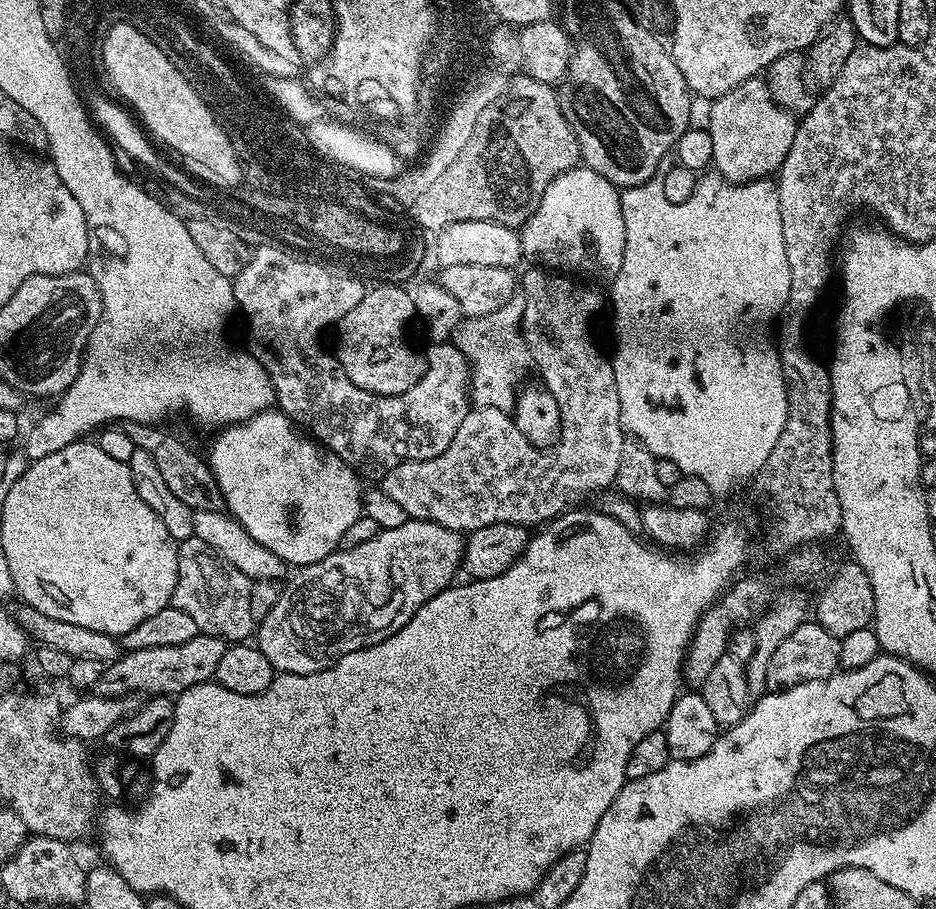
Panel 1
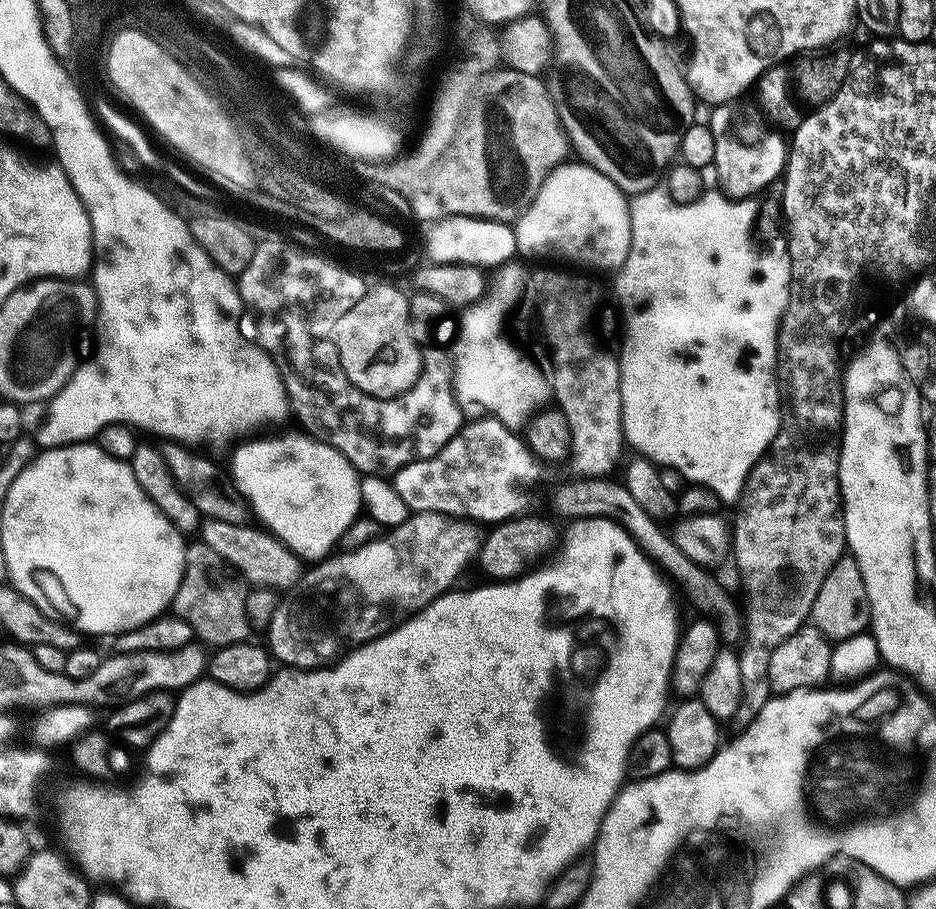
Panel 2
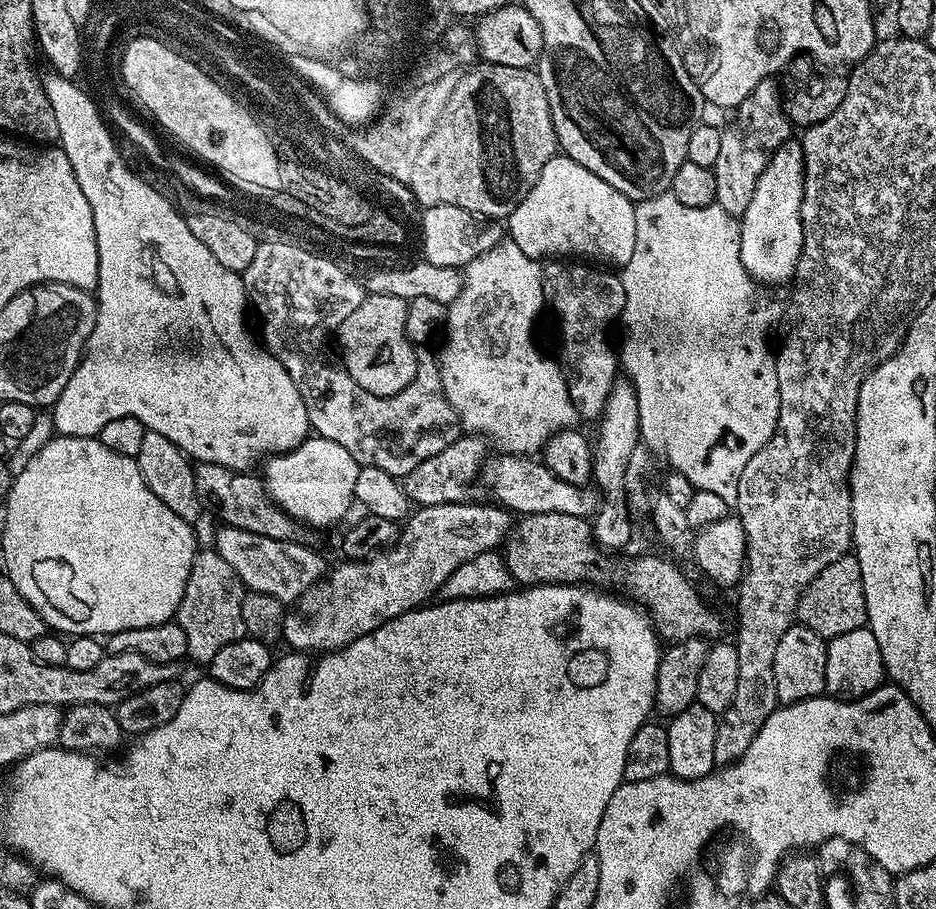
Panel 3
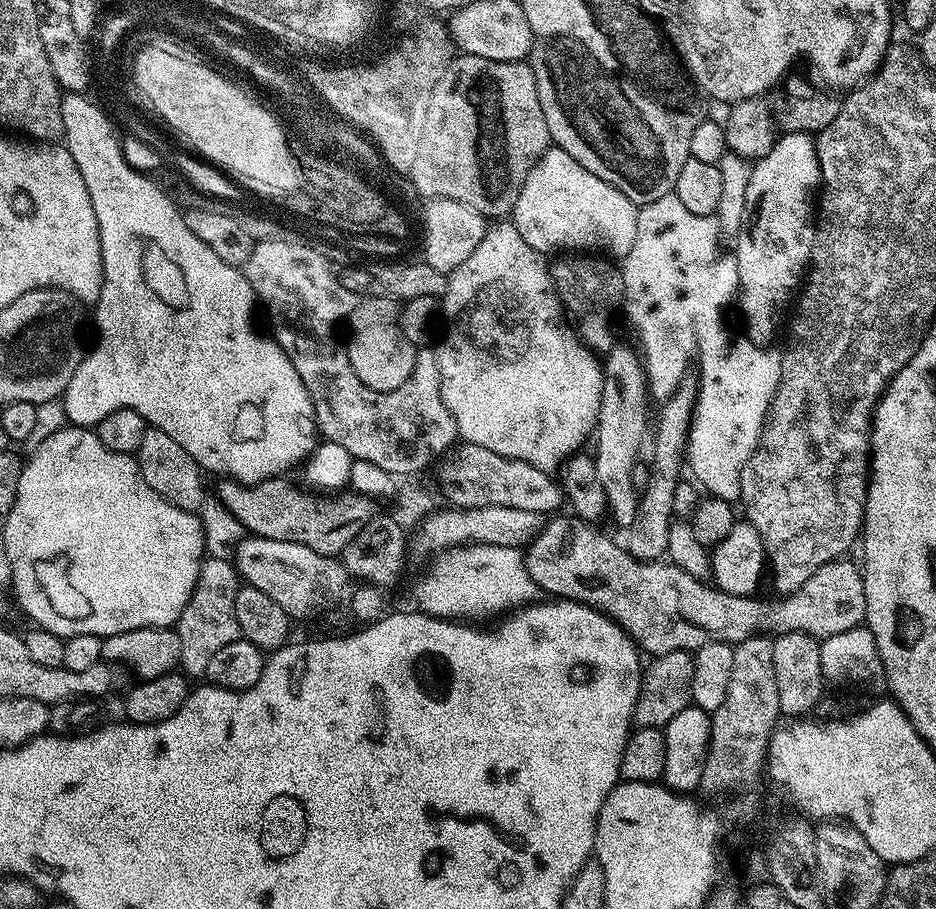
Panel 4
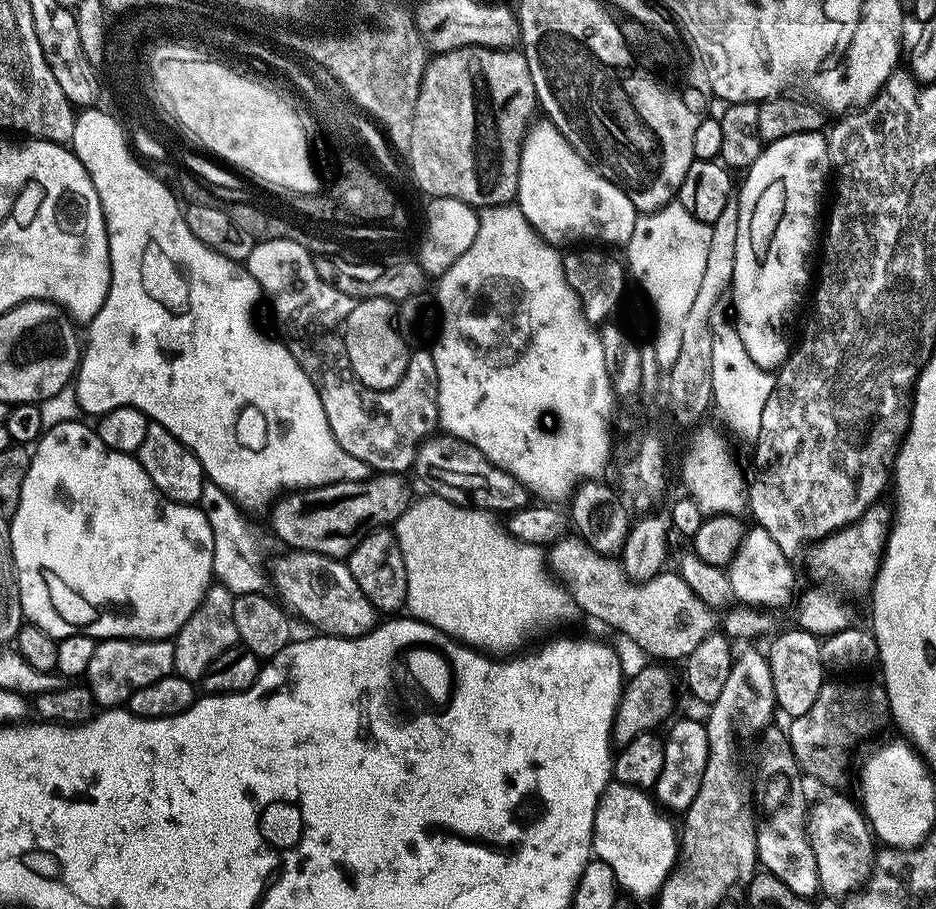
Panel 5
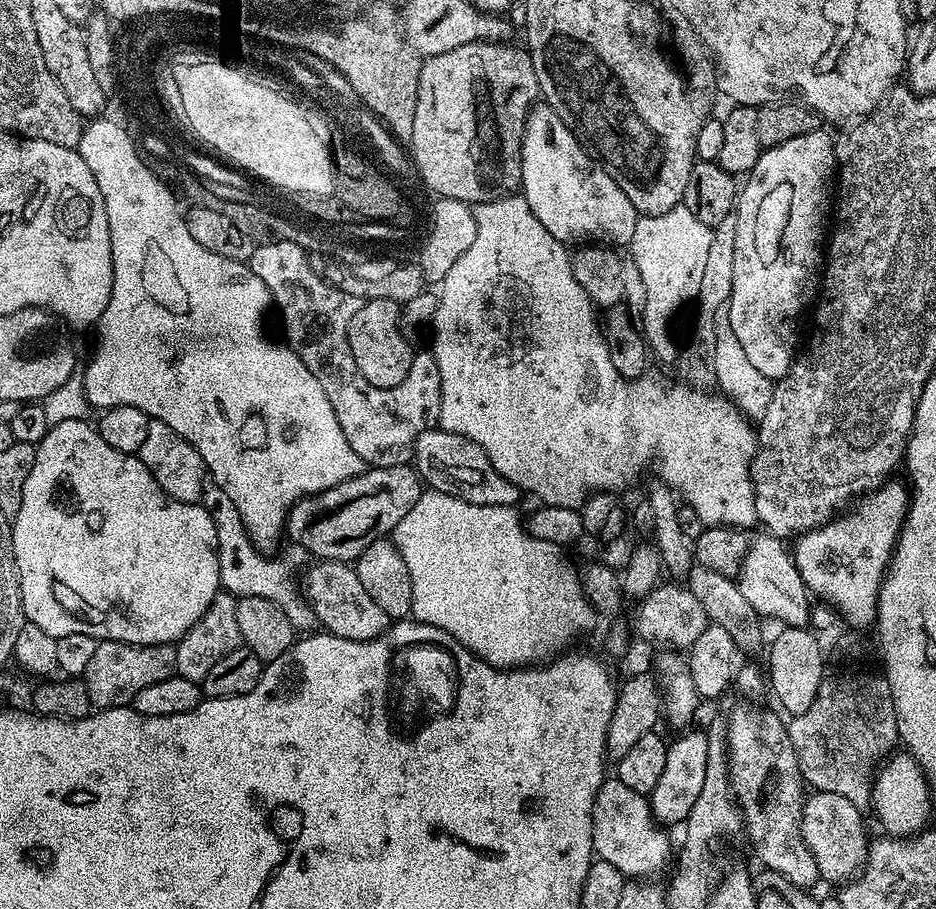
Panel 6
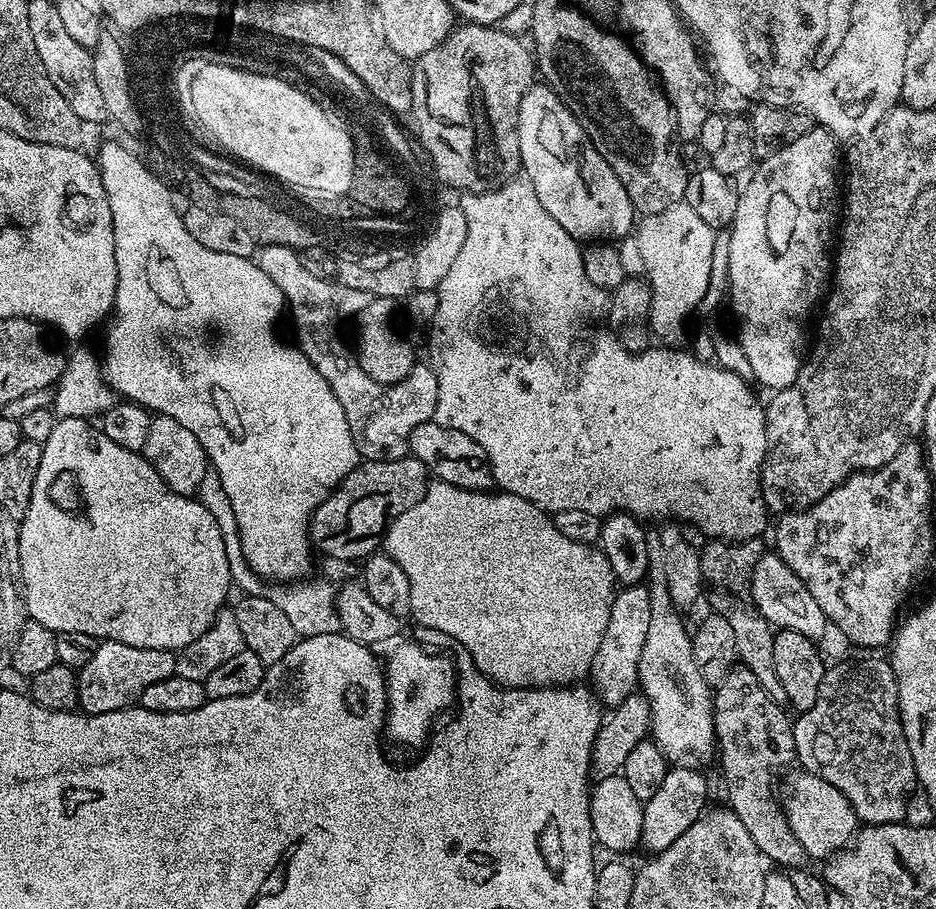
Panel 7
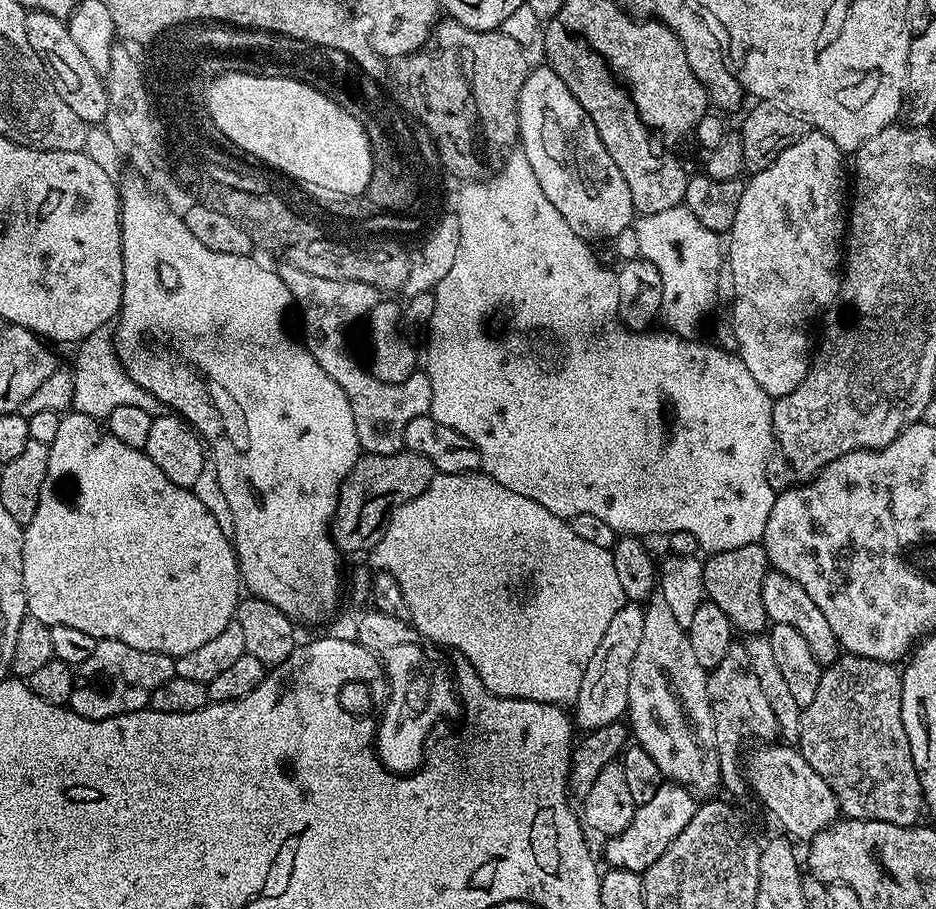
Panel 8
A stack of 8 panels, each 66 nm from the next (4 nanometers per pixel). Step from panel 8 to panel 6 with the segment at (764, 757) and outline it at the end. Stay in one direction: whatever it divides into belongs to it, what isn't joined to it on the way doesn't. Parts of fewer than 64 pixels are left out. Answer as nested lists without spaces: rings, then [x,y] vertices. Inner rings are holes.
[[[813,791],[805,799],[804,813],[800,819],[802,838],[810,846],[810,854],[818,862],[820,880],[843,885],[860,875],[864,863],[868,861],[870,836],[864,833],[864,820],[861,809],[854,806],[842,794]]]

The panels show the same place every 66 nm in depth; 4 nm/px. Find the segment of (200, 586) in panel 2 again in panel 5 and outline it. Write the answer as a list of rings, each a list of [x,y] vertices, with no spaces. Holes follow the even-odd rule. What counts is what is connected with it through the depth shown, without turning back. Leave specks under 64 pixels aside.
[[[213,582],[208,587],[194,614],[190,614],[190,618],[174,637],[175,675],[193,682],[203,681],[210,662],[214,662],[218,654],[237,647],[240,635],[238,626],[234,626],[235,601],[236,597],[224,584]]]

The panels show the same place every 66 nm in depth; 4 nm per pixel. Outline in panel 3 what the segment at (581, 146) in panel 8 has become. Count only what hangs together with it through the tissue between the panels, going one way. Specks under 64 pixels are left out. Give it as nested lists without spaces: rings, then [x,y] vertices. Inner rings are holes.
[[[557,154],[550,162],[546,162],[546,166],[542,166],[538,182],[534,182],[526,198],[522,198],[520,205],[507,217],[507,235],[516,243],[518,250],[522,250],[522,254],[533,258],[587,258],[589,261],[603,262],[608,266],[623,266],[630,262],[634,254],[635,213],[636,204],[618,190],[614,190],[610,182],[602,182],[598,174],[590,174],[586,166],[578,166],[578,162],[574,162],[569,156]]]

